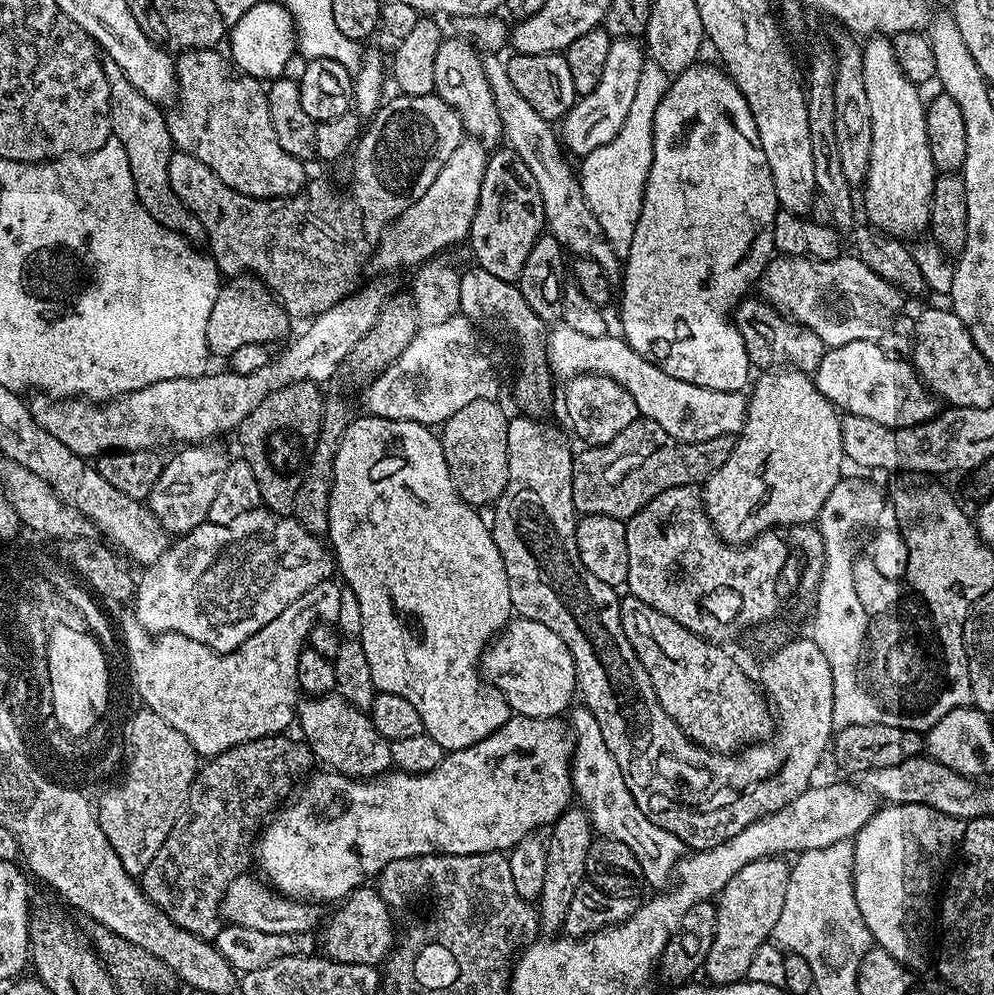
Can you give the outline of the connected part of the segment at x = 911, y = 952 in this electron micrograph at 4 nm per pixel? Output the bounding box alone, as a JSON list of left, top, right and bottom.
[852,804,965,972]

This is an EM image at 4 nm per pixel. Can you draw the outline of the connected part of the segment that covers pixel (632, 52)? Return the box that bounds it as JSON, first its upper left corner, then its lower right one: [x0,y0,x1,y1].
[558,39,646,158]

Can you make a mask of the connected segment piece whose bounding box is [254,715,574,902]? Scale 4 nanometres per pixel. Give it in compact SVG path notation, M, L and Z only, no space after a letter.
M513 715L501 728L494 730L494 734L482 738L482 742L478 742L469 748L462 748L458 752L448 752L444 760L433 772L424 772L421 776L411 776L408 772L389 770L384 775L375 778L353 778L351 776L343 776L341 772L335 770L313 771L310 776L312 781L309 782L308 788L301 790L300 797L289 808L281 807L271 817L273 820L270 821L271 819L269 819L259 833L258 843L255 845L254 852L257 857L260 855L260 868L265 872L263 875L269 881L274 880L272 882L277 884L279 891L285 896L307 898L312 902L321 902L320 900L337 900L336 902L340 902L349 894L355 892L365 882L371 881L368 880L371 876L373 879L386 865L398 858L426 856L429 853L461 856L462 854L482 854L483 852L511 850L520 839L524 839L526 836L540 830L536 828L542 827L543 824L545 826L555 824L558 817L573 803L572 750L574 740L570 735L569 725L565 721L563 724L562 721L563 719L551 716L530 718L529 716Z

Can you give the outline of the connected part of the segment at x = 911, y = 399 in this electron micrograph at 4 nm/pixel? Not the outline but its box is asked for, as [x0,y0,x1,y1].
[814,340,938,428]

